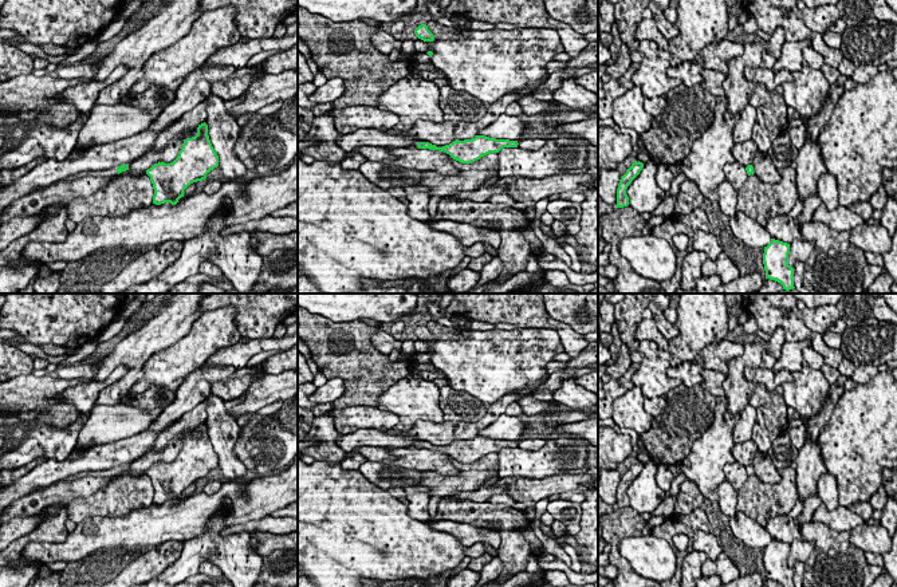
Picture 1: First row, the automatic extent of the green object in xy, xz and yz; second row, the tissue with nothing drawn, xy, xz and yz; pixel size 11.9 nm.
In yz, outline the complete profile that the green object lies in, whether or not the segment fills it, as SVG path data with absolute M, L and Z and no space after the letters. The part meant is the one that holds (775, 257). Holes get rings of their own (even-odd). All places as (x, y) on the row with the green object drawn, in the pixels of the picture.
M771 239L764 247L763 264L766 279L775 280L790 291L794 287L794 268L788 265L790 244Z

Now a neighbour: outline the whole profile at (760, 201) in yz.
M787 166L778 169L778 173L780 181L774 185L762 182L756 174L748 176L737 190L736 212L743 212L763 226L775 216L788 214L799 197L796 170Z

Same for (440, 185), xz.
M489 153L472 164L461 164L452 158L452 164L459 169L457 174L444 176L436 172L422 172L417 186L429 188L430 197L446 198L457 192L480 189L499 172L497 153Z

